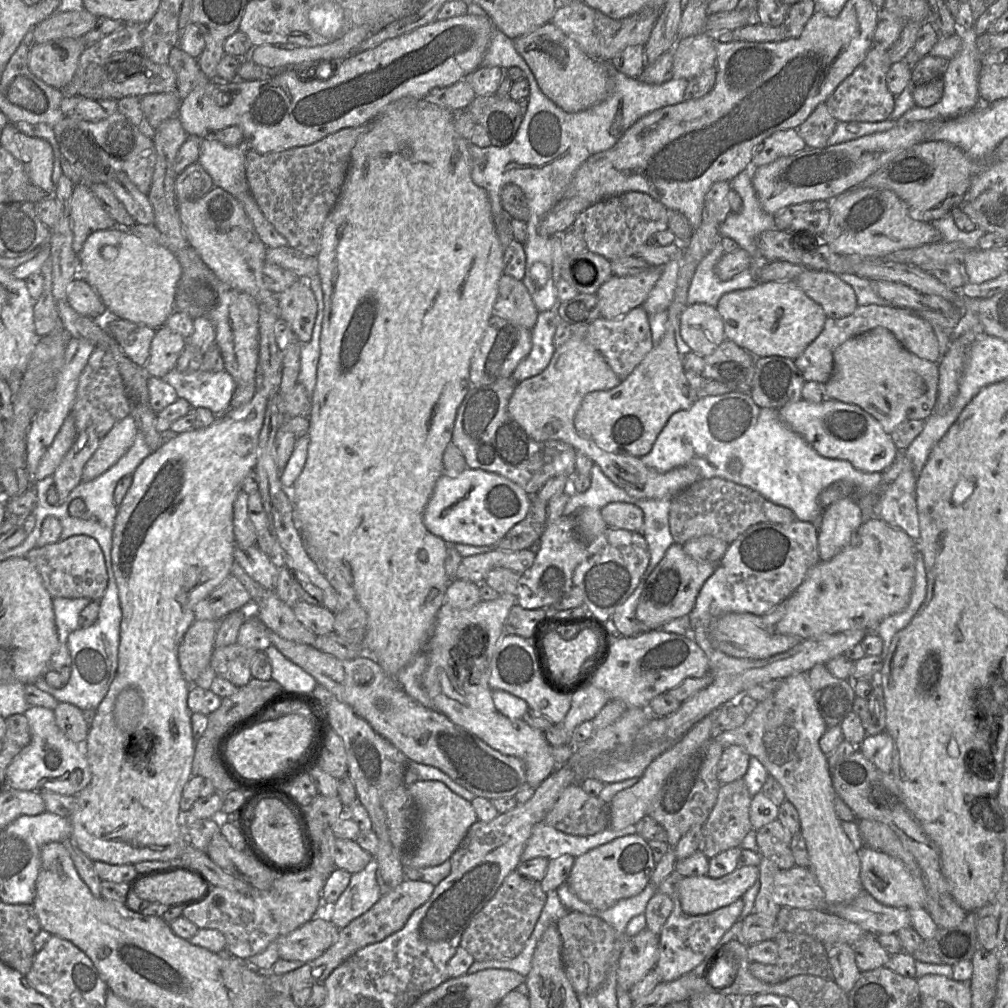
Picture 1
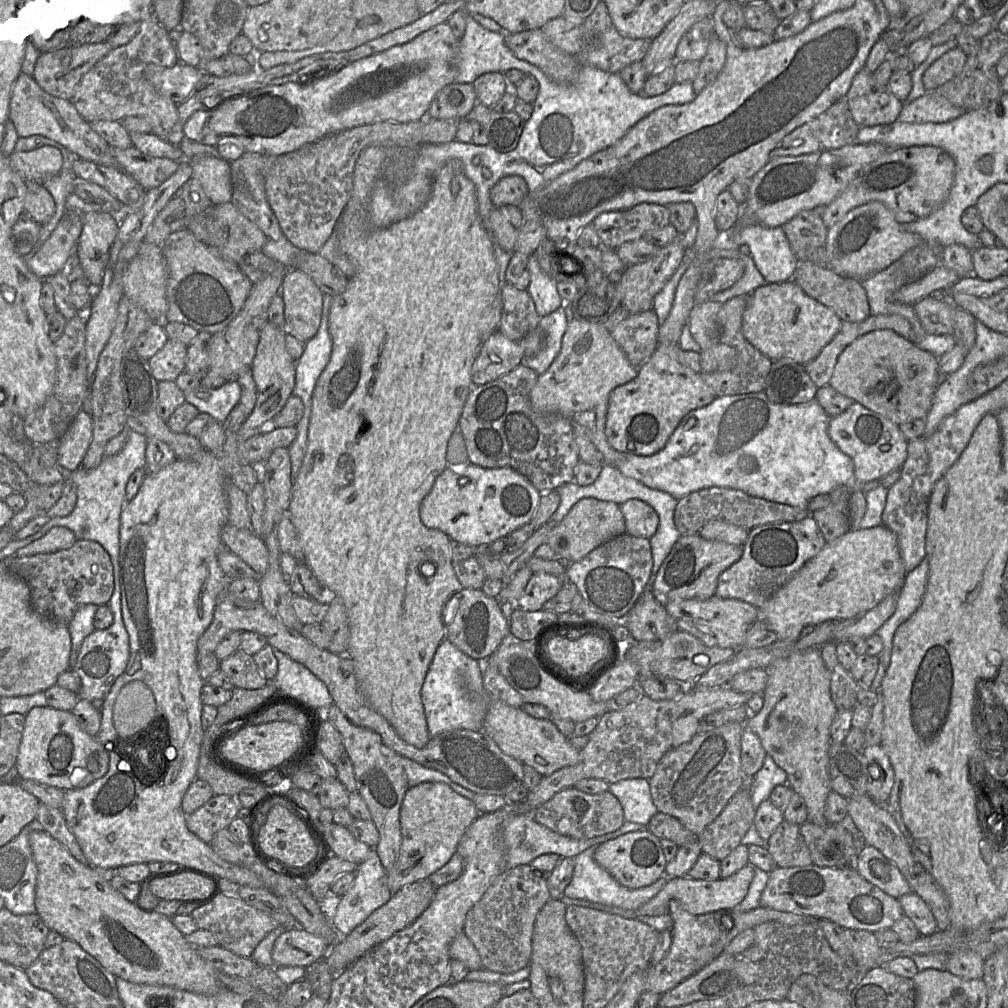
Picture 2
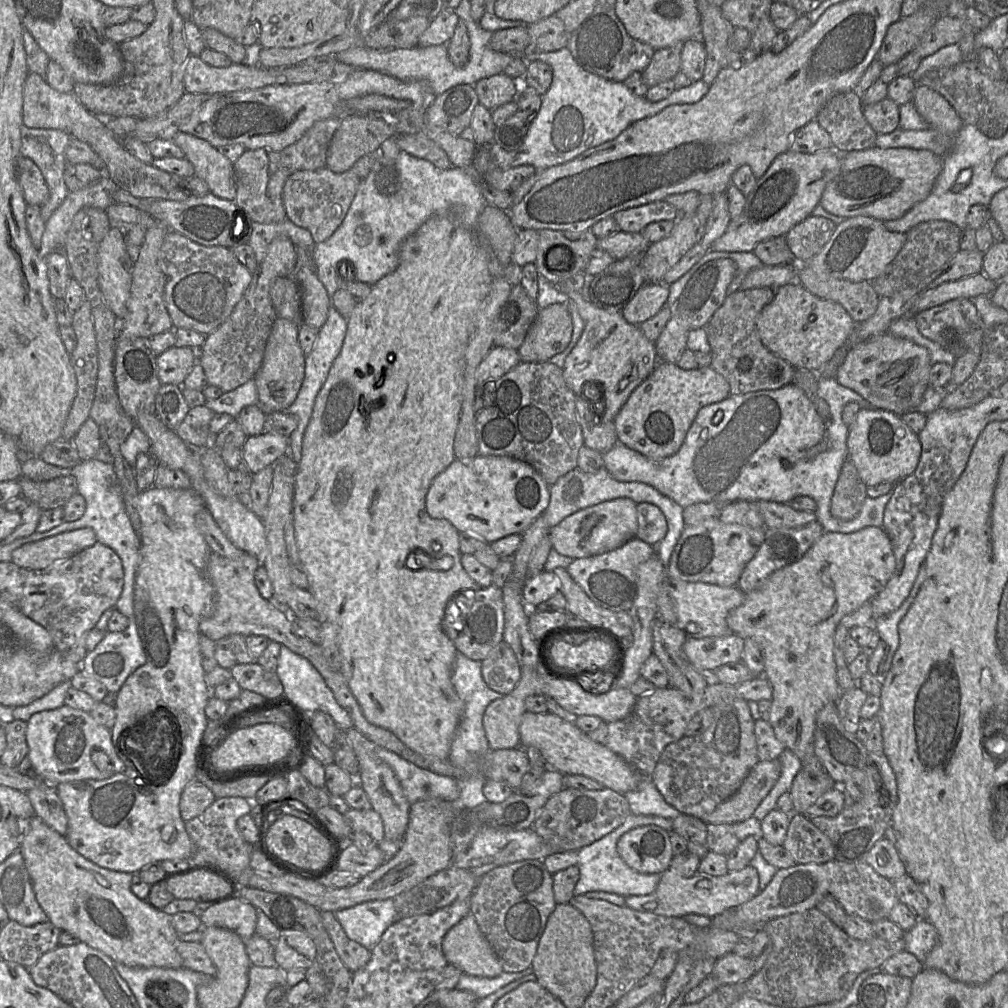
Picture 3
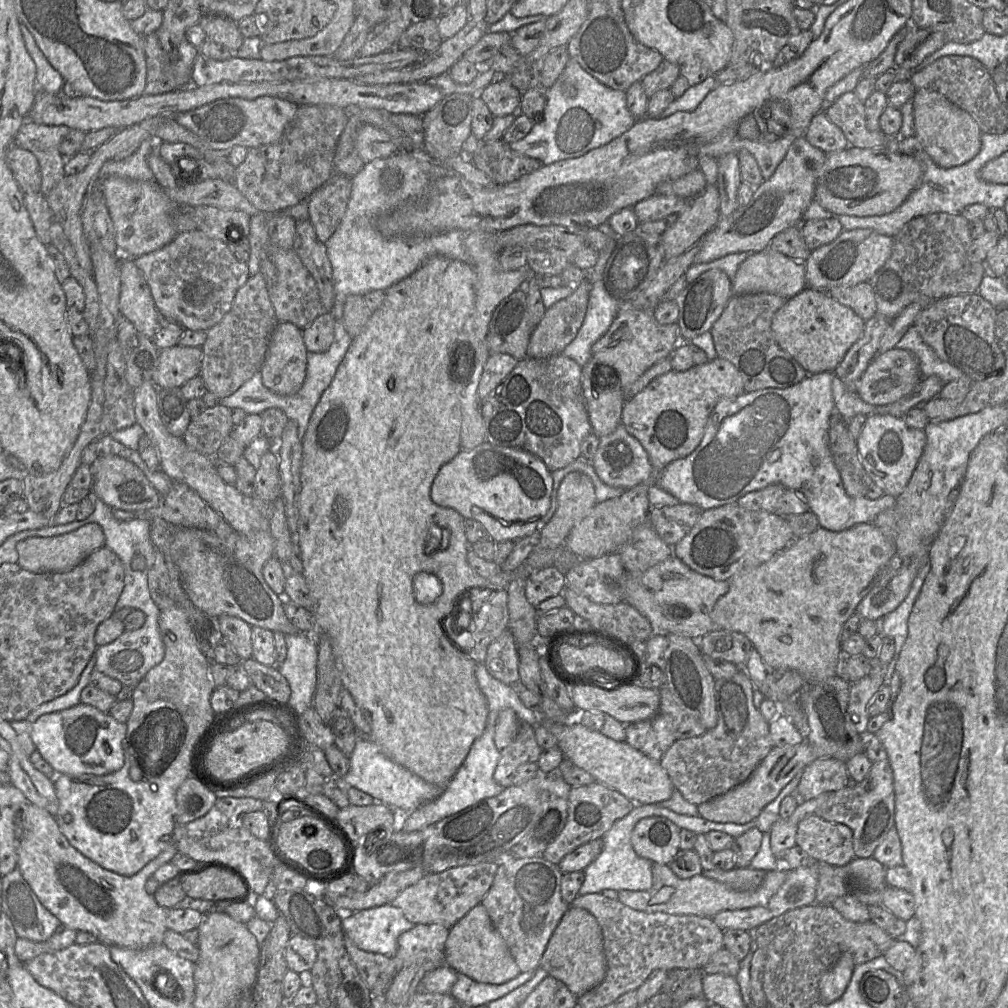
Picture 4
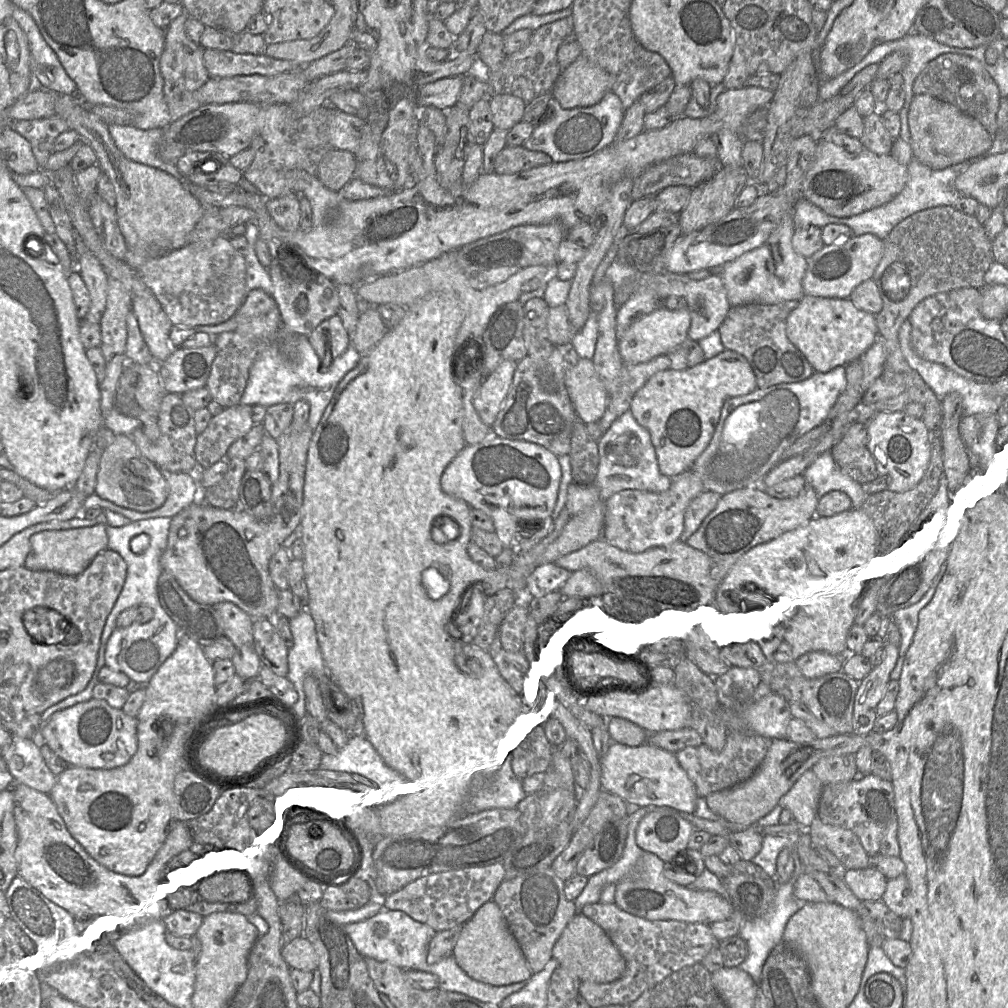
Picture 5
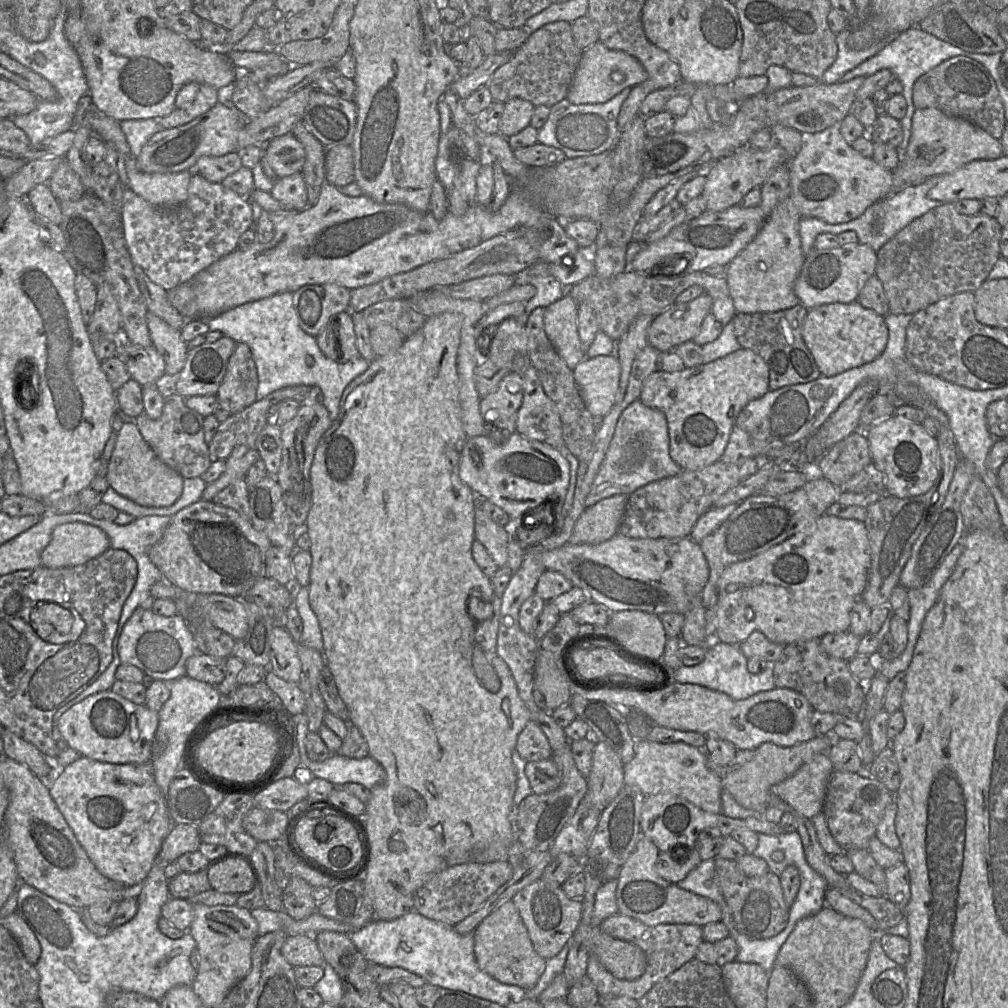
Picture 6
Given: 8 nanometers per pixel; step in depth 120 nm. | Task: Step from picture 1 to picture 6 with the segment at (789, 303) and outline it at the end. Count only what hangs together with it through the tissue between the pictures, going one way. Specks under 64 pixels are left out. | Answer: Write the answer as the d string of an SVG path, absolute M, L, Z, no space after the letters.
M858 301L835 302L811 308L807 312L802 327L802 337L805 344L811 351L821 374L828 377L877 359L886 348L888 335L888 327L884 317L872 309L863 307Z

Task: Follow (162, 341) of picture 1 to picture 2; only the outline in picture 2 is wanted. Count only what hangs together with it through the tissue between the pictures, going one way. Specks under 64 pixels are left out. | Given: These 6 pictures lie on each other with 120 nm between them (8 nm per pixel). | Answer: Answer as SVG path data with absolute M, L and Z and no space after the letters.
M168 339L165 345L149 360L154 378L159 381L176 381L185 370L187 346Z

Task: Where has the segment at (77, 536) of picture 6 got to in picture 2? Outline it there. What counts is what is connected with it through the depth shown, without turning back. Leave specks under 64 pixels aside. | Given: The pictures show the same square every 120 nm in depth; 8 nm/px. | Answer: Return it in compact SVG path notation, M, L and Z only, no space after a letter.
M63 526L52 527L43 537L20 548L16 556L32 556L36 554L54 553L73 546L77 541L75 534Z

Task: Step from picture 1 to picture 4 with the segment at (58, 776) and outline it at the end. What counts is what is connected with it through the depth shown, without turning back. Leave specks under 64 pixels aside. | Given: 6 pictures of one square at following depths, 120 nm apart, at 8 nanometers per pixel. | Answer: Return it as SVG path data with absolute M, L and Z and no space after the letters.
M86 704L40 716L31 727L31 739L36 750L59 774L106 775L120 770L124 764L123 740L126 738L126 723L121 723L108 713Z

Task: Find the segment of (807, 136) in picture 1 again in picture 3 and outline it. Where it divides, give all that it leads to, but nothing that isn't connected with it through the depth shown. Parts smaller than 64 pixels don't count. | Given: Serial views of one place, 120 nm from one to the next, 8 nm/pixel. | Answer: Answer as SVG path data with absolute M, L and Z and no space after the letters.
M857 90L832 96L816 117L830 135L838 153L875 147L877 133L863 115L862 94Z

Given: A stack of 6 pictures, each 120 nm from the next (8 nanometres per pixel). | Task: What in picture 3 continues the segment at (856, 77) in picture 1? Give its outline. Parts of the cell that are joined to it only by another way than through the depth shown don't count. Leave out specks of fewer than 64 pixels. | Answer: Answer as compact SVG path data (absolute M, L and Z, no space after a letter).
M889 97L869 105L863 105L863 115L877 134L889 134L899 127L900 110Z

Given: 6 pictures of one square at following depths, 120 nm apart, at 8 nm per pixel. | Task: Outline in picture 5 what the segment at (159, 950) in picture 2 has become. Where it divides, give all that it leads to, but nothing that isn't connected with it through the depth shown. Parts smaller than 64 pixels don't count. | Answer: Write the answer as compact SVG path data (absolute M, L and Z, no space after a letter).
M17 783L13 785L13 792L18 833L15 858L21 878L75 919L121 922L122 927L160 917L163 920L165 905L160 877L175 861L190 859L192 852L189 828L185 822L173 821L163 846L145 873L130 877L100 865L73 839L50 794Z

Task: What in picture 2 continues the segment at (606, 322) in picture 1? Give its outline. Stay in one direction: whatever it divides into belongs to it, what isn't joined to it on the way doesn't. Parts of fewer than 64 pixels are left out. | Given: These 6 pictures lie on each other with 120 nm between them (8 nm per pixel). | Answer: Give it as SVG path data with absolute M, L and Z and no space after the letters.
M650 309L630 314L610 328L610 334L629 362L639 368L657 348L659 329L657 315Z

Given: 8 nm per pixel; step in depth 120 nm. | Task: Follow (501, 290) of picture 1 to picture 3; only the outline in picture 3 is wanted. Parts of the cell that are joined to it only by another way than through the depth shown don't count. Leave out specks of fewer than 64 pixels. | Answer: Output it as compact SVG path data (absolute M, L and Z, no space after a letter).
M514 284L494 322L494 345L518 350L539 310L526 290Z

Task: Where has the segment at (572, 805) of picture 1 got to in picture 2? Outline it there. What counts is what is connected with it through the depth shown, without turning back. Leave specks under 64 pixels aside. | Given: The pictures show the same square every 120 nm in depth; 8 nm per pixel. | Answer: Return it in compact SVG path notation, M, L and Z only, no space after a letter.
M575 787L564 789L539 806L532 818L539 824L574 839L590 839L619 829L625 822L622 806L609 791L587 794Z

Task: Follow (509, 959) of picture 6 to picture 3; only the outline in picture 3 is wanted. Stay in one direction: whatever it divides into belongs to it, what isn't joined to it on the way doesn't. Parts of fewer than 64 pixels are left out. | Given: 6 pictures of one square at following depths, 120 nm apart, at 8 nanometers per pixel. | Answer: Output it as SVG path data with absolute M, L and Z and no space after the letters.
M471 913L445 934L442 951L448 964L458 967L463 973L493 978L504 972Z

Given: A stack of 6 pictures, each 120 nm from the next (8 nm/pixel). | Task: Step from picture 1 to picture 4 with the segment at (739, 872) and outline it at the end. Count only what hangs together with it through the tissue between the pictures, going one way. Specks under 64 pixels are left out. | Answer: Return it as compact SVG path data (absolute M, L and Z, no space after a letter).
M653 863L653 884L646 891L621 890L618 900L624 905L646 913L665 913L671 915L694 915L713 917L726 910L741 910L766 905L786 880L790 871L777 869L766 872L762 884L755 890L736 890L726 884L699 874L689 879L678 878L668 865Z

